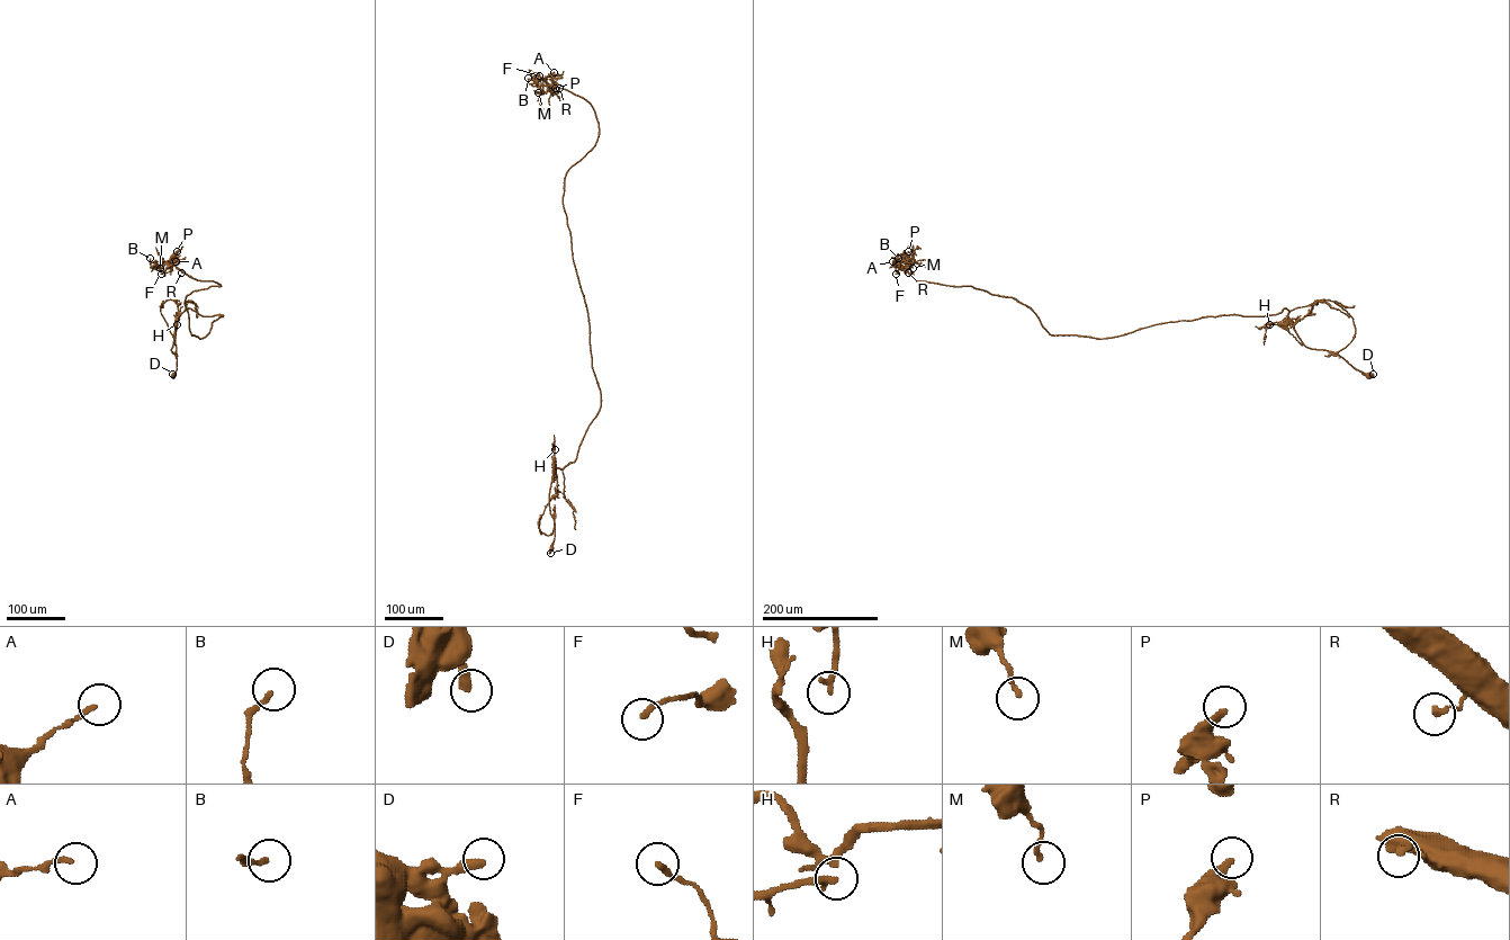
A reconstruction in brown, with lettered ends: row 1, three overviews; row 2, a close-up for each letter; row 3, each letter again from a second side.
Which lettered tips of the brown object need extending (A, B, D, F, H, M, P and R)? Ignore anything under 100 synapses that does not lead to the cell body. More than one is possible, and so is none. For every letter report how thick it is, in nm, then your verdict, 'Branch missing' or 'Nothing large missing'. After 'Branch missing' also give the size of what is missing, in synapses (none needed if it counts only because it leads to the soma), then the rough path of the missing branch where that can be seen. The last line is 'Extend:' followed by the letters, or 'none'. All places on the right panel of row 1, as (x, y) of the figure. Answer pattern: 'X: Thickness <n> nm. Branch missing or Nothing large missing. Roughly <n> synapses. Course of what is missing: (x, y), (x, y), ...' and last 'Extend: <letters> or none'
A: Thickness 160 nm. Nothing large missing
B: Thickness 170 nm. Nothing large missing
D: Thickness 360 nm. Nothing large missing
F: Thickness 200 nm. Nothing large missing
H: Thickness 240 nm. Nothing large missing
M: Thickness 150 nm. Nothing large missing
P: Thickness 260 nm. Branch missing. Roughly 160 synapses. Course of what is missing: (908, 251), (902, 242), (902, 224), (888, 194)
R: Thickness 190 nm. Nothing large missing
Extend: P

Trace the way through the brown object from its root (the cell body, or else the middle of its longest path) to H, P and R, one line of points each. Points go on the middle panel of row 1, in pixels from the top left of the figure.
H: (551, 548), (555, 524), (549, 494), (556, 468), (555, 449)
P: (551, 548), (553, 476), (601, 403), (563, 203), (599, 123), (555, 88)
R: (551, 548), (553, 476), (575, 460), (601, 403), (563, 203), (566, 173), (599, 126), (589, 103), (559, 88)

